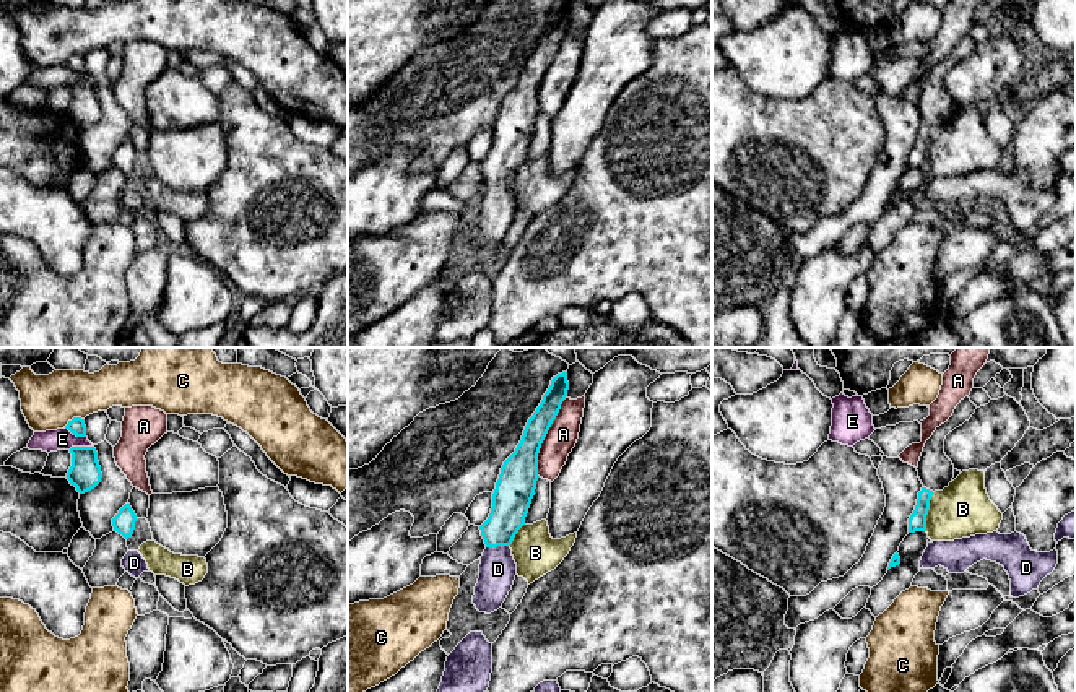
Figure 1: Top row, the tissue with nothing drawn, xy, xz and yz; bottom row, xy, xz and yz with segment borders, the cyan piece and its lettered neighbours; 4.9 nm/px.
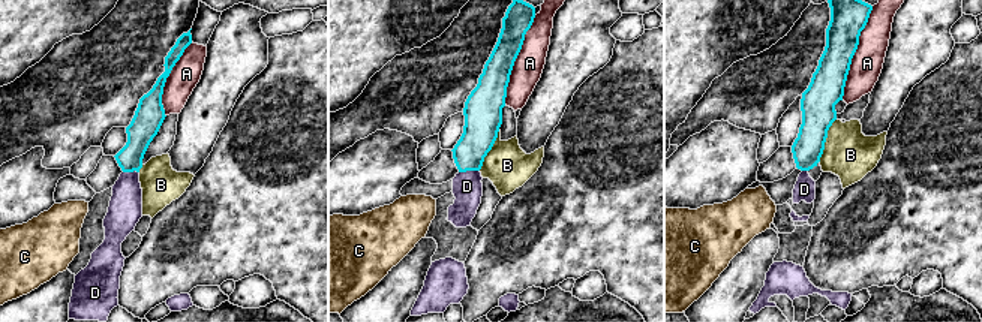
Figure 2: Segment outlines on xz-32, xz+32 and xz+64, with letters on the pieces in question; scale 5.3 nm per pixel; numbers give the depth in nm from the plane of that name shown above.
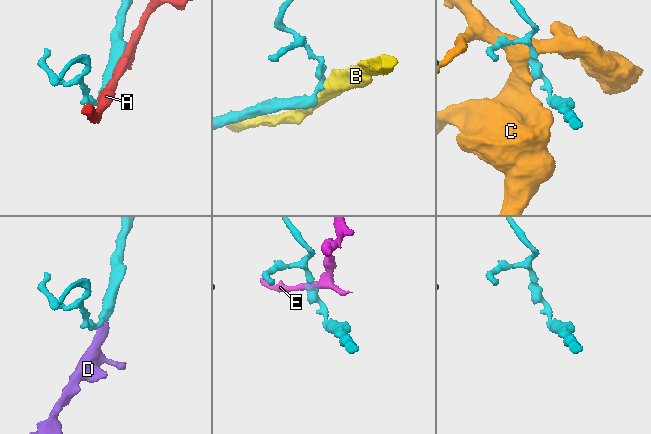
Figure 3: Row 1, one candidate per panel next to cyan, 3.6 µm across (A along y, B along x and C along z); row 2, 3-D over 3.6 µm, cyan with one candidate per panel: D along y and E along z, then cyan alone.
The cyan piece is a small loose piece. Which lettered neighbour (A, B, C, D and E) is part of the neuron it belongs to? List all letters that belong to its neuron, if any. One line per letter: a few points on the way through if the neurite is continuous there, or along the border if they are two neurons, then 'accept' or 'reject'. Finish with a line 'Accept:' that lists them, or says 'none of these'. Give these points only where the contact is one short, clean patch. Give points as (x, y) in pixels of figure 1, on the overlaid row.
A: reject
B: reject
C: reject
D: accept
E: border along xy (93, 445), (72, 445), (69, 449); reject
Accept: D

